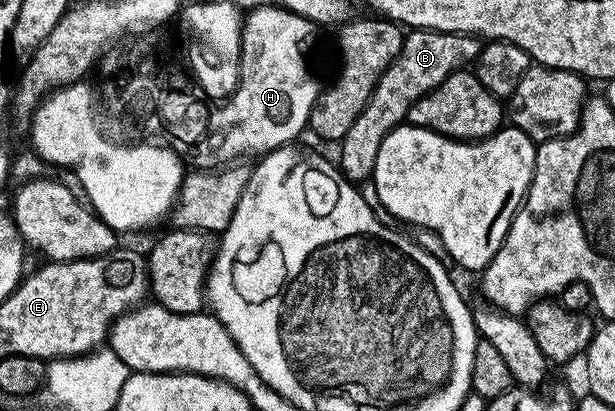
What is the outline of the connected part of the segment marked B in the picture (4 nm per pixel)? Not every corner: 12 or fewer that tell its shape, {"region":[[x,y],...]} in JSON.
{"region":[[406,31],[339,141],[341,175],[368,181],[411,106],[482,47],[465,32]]}

